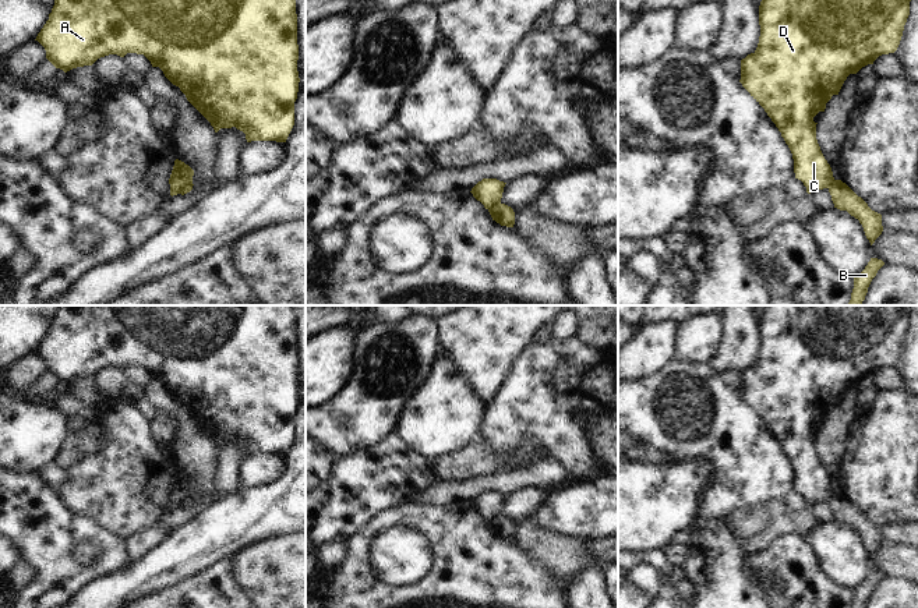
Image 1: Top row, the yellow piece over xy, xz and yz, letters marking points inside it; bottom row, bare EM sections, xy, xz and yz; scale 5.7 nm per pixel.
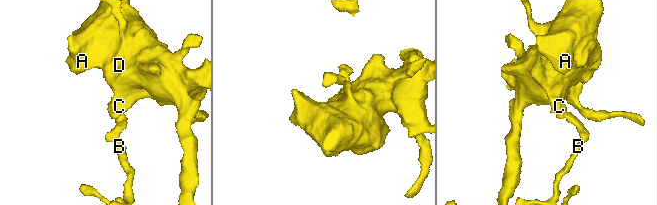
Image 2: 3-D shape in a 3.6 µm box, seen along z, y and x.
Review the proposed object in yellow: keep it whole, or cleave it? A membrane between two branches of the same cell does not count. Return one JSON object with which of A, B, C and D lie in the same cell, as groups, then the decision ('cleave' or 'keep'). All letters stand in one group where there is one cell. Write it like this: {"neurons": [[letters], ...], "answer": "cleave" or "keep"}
{"neurons": [["A", "C", "D"], ["B"]], "answer": "cleave"}

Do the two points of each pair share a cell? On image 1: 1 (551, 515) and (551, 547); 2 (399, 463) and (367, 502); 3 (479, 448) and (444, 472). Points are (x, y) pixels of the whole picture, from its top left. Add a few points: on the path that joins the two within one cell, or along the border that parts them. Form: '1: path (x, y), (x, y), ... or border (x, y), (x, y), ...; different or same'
1: border (529, 519), (572, 537); different
2: path (389, 473), (370, 492); same
3: path (470, 456), (462, 465), (452, 466); same

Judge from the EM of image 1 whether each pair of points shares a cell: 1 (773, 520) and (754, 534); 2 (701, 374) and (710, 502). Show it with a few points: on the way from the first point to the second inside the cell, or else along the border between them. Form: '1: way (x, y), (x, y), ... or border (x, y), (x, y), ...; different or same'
1: way (769, 520), (758, 530); same
2: way (701, 406), (701, 412), (719, 430), (721, 470); same

